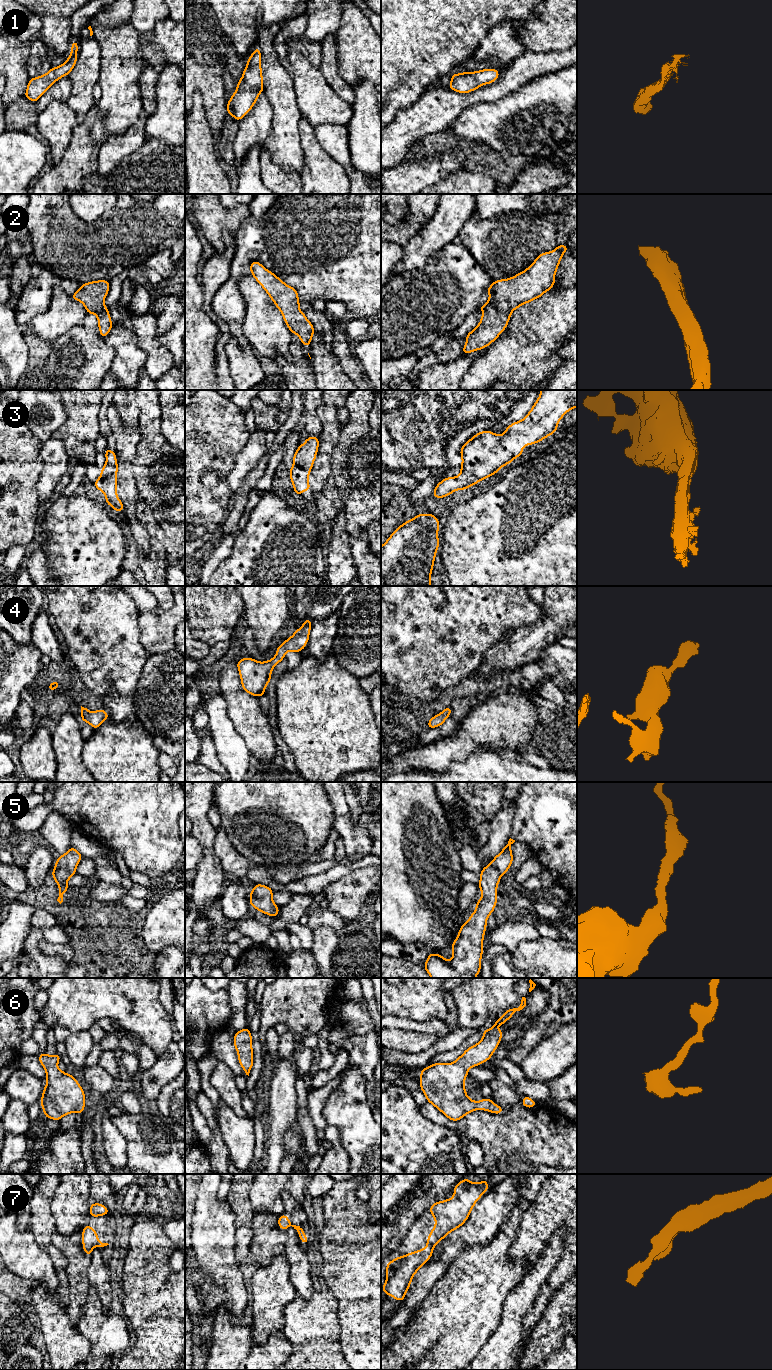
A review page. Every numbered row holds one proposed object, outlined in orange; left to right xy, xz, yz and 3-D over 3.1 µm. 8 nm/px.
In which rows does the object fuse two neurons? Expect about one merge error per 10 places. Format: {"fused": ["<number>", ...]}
{"fused": []}

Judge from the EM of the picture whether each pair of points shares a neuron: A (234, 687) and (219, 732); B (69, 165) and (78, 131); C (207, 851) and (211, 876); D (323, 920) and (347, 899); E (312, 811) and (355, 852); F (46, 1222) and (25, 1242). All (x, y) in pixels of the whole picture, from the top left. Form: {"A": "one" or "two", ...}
{"A": "two", "B": "one", "C": "one", "D": "two", "E": "two", "F": "two"}

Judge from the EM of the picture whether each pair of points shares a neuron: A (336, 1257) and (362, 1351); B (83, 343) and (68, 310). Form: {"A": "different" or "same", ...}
{"A": "same", "B": "different"}

